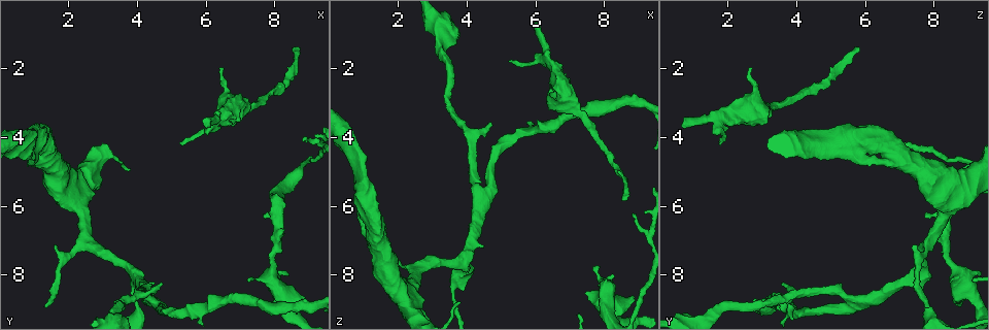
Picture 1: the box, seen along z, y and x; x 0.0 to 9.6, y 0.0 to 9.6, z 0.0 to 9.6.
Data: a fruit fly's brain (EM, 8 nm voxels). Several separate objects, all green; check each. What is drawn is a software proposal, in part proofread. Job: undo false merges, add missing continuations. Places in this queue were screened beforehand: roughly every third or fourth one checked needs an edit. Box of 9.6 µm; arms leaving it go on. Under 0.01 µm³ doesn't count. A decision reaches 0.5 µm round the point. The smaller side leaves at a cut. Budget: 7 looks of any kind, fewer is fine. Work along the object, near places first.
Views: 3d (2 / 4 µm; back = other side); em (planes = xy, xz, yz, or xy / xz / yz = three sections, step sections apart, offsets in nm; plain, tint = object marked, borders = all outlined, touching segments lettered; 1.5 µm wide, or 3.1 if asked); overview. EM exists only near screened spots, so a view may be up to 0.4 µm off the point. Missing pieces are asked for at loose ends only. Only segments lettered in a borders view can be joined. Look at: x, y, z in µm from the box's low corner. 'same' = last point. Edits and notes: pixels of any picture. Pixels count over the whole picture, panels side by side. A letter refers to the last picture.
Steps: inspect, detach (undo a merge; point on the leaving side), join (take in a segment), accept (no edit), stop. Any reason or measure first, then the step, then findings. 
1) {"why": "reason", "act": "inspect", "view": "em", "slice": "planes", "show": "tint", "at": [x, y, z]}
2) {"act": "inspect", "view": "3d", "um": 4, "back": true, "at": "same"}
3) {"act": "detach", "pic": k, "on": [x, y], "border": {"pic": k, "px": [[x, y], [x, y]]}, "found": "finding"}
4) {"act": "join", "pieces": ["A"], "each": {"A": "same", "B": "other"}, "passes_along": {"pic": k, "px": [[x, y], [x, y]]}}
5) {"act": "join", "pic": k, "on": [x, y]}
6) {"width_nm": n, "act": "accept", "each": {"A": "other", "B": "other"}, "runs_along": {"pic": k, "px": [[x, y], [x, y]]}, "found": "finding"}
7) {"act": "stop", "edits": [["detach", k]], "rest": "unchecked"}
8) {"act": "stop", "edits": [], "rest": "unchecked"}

{"why": "free end", "act": "inspect", "view": "em", "slice": "xz", "step": 8, "show": "tint", "at": [1.45, 8.95, 7.90]}

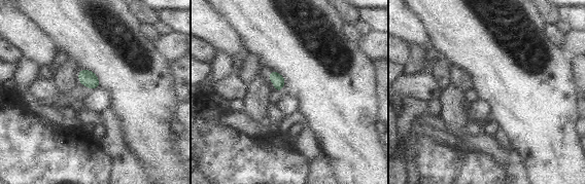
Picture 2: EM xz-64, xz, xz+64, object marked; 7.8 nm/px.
{"why": "another direction", "act": "inspect", "view": "em", "slice": "planes", "show": "borders", "at": "same"}

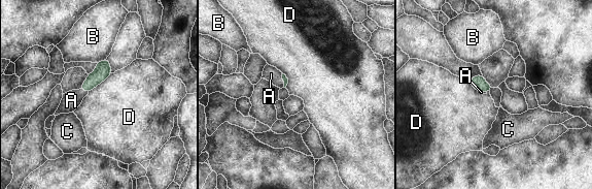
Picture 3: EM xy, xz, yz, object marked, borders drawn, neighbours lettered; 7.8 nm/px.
{"longest_contact_nm": ["D", 240], "act": "join", "pieces": ["A"], "each": {"A": "same", "B": "other", "C": "other", "D": "other"}, "passes_along": {"pic": 3, "px": [[103, 68], [83, 90], [71, 100]]}, "found": "it goes on there"}

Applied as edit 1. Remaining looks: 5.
{"act": "inspect", "view": "overview"}

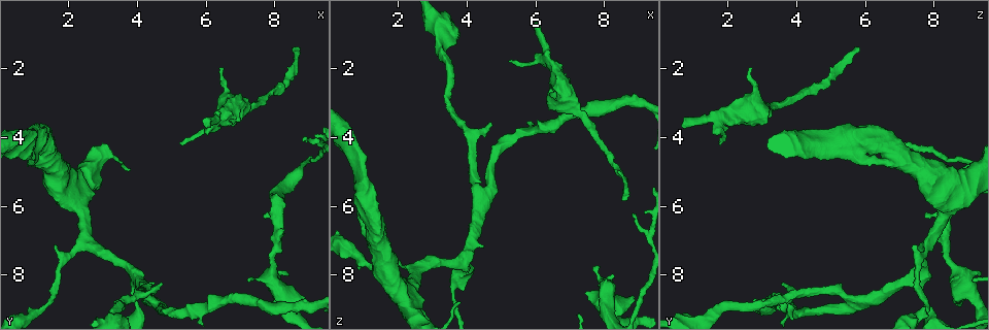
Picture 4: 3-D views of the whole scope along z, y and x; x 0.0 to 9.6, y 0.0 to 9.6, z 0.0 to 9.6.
{"why": "an open end", "act": "inspect", "view": "em", "slice": "xy", "step": 8, "show": "tint", "at": [7.65, 6.30, 7.80]}

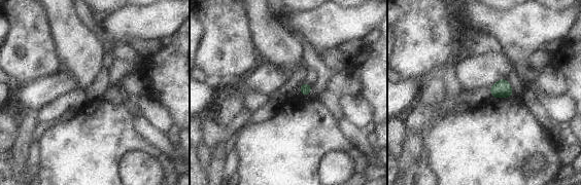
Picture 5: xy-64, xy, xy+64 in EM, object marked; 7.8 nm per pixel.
{"act": "inspect", "view": "em", "slice": "yz", "step": 8, "show": "borders", "at": "same"}

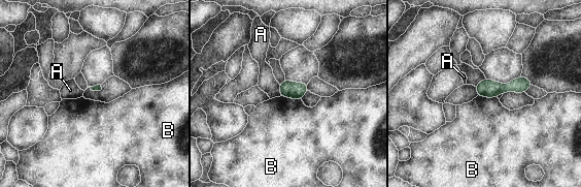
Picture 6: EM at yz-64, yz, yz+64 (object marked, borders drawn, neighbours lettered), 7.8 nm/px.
{"longest_contact_nm": ["B", 170], "act": "accept", "each": {"A": "other", "B": "other"}, "border": {"pic": 6, "px": [[280, 95], [301, 100]]}, "found": "none of them fits"}

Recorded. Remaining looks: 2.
{"why": "branch stops here", "act": "inspect", "view": "3d", "um": 4, "back": true, "at": [8.55, 1.40, 5.80]}

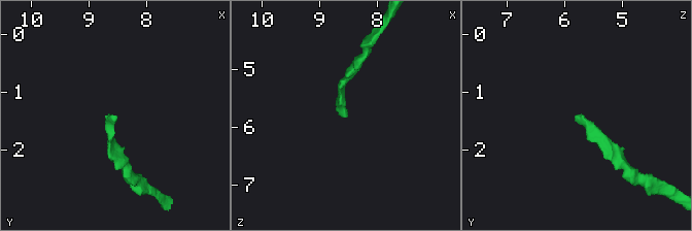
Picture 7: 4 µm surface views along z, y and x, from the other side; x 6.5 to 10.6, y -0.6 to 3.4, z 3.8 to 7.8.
{"why": "now the EM", "act": "inspect", "view": "em", "slice": "planes", "show": "borders", "at": [8.50, 1.45, 5.85]}

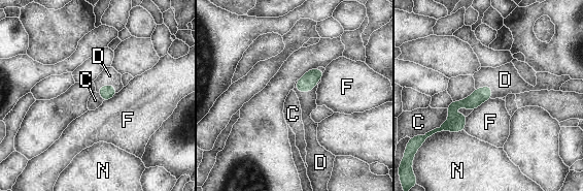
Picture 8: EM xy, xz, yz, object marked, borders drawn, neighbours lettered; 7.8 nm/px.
{"width_nm": 110, "act": "join", "pieces": ["D"], "each": {"C": "other", "D": "same", "F": "other", "N": "other"}, "passes_along": {"pic": 8, "px": [[306, 83], [309, 91], [307, 100]]}, "found": "it goes on there"}

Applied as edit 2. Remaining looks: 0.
{"act": "stop", "edits": [["join", 3], ["join", 8]], "rest": "unchecked"}

